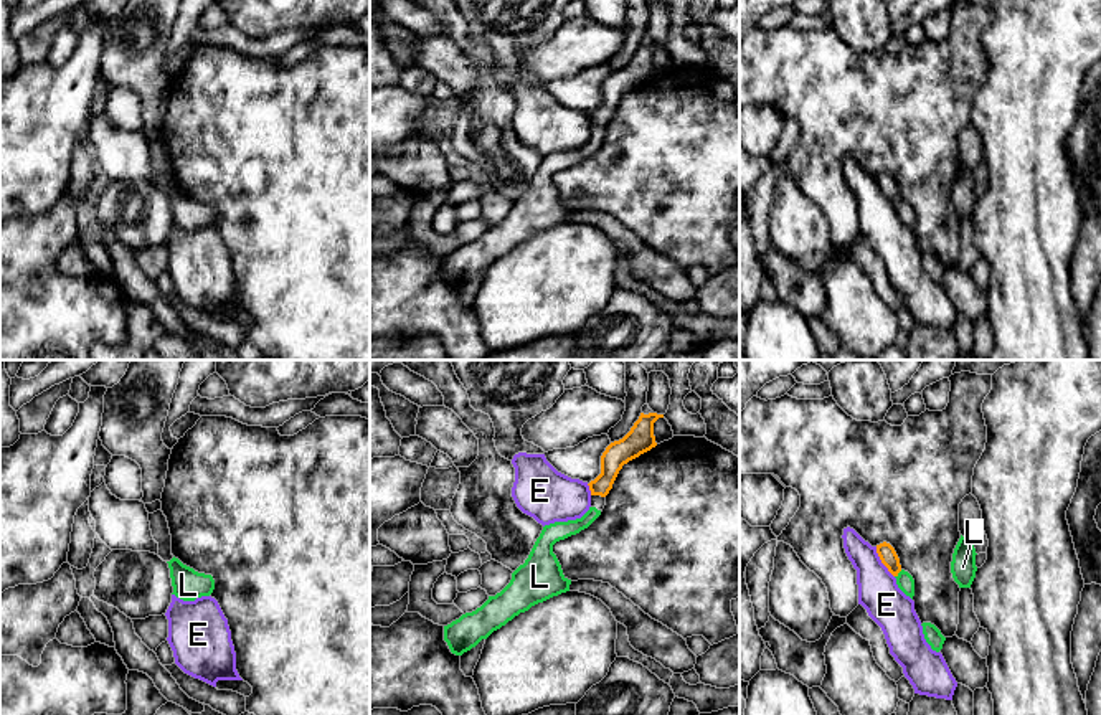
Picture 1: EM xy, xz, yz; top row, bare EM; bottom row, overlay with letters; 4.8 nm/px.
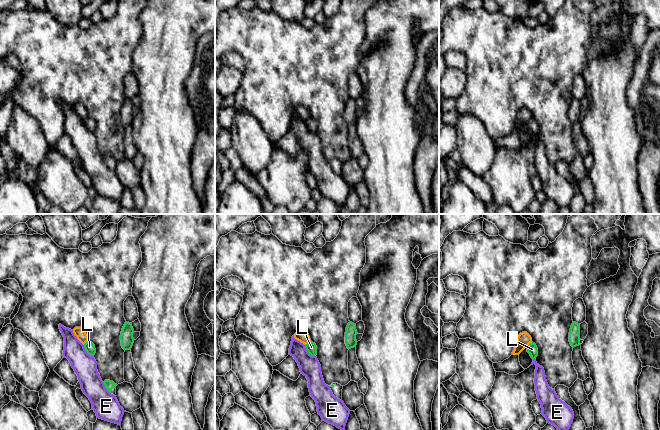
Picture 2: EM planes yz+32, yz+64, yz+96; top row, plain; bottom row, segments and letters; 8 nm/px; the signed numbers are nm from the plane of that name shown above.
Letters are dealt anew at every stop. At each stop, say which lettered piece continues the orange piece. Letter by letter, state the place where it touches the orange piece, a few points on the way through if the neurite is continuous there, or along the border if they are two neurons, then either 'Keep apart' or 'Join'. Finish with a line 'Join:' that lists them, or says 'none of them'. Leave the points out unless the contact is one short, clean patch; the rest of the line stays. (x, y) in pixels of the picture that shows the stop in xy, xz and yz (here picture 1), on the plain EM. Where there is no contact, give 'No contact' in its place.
E: Touches orange at yz (882, 192). Keep apart
L: Touches orange at yz (898, 202). Boundary: yz (902, 200), (895, 207). Keep apart
Join: none of them

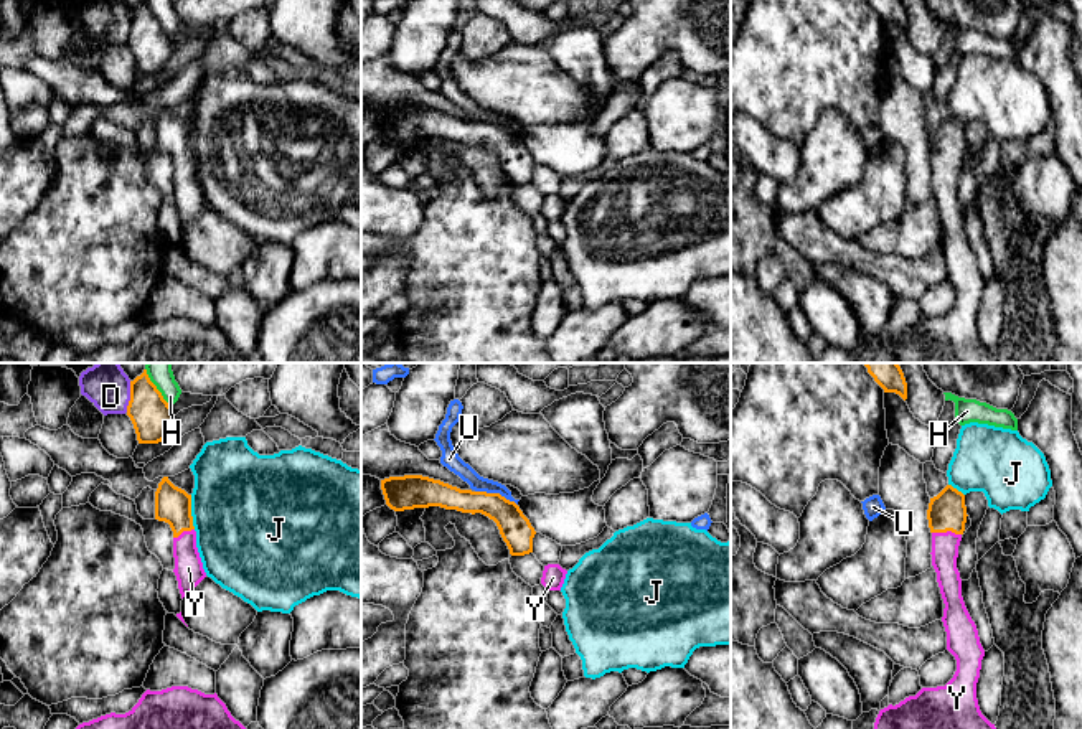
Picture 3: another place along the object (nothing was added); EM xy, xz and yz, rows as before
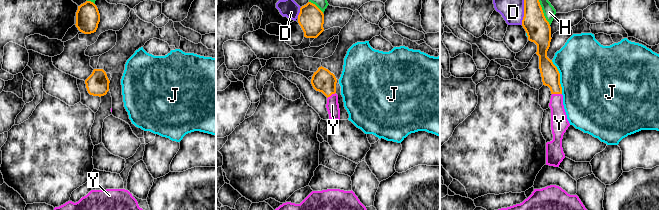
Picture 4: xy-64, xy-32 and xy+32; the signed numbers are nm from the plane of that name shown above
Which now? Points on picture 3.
D: Touches orange at xy (131, 27). Keep apart
H: Touches orange at xy (157, 20). Keep apart
J: Touches orange at xy (190, 142). Keep apart
U: Touches orange at xz (497, 124). Boundary: xz (475, 121), (500, 124), (517, 136). Keep apart
Y: Touches orange at yz (947, 160). Path across: yz (947, 142), (947, 160), (944, 183). Join
Join: Y

